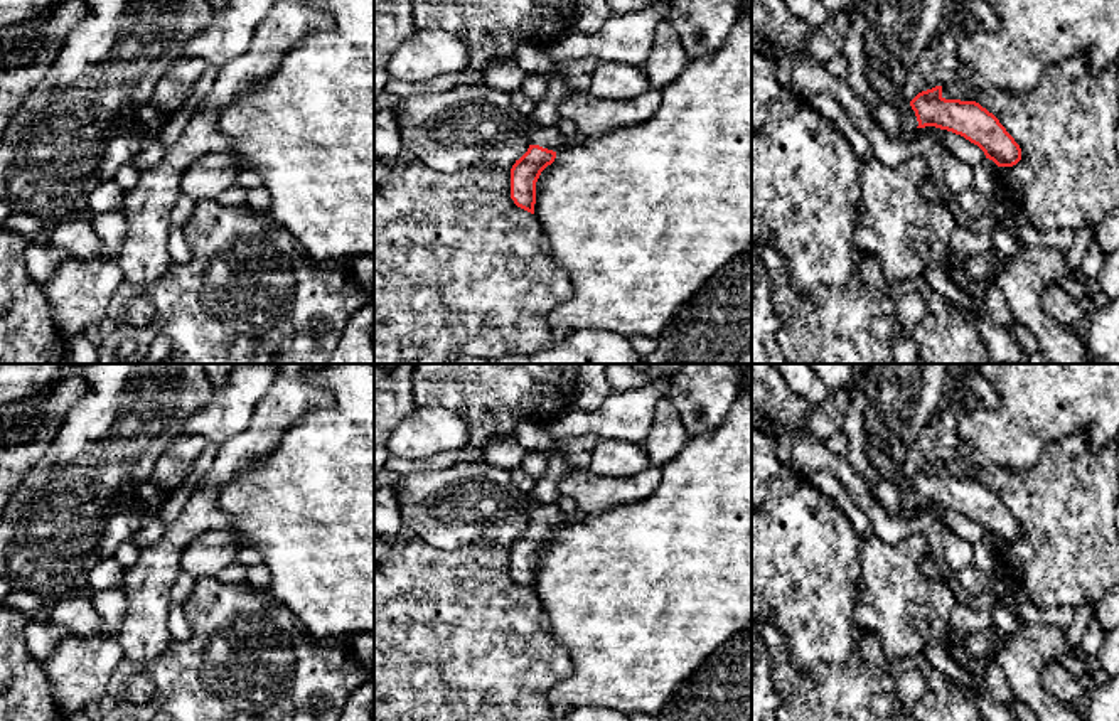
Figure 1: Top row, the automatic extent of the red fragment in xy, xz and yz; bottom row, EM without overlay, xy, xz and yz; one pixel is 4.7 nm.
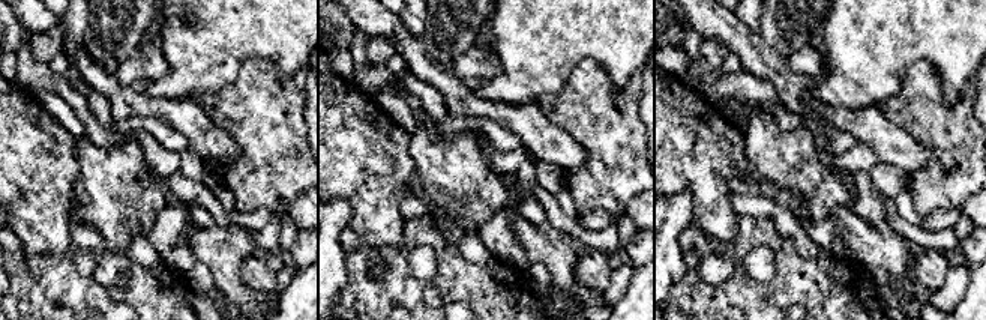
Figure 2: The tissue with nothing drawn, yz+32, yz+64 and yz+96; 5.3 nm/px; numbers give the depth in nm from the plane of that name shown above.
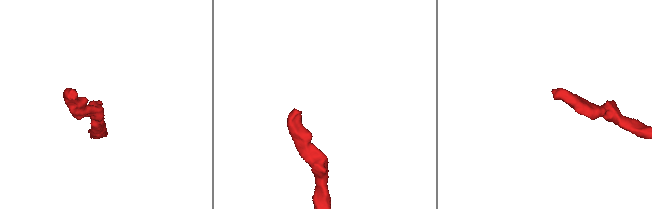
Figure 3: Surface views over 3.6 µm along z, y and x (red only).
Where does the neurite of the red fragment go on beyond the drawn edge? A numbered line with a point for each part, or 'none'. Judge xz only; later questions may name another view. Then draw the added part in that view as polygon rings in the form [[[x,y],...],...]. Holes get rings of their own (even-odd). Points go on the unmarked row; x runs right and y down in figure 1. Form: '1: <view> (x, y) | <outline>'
1: xz (548, 514) | [[[531,504],[526,510],[531,522],[539,522],[543,526],[560,529],[565,526],[566,514],[558,507],[558,504]]]

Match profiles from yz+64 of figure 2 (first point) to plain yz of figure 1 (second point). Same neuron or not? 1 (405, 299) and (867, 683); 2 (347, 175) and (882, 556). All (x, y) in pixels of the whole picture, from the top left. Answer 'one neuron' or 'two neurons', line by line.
1: one neuron
2: two neurons

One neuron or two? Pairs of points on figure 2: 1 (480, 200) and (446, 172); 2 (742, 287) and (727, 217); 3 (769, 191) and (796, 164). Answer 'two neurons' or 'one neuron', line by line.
1: one neuron
2: two neurons
3: two neurons

